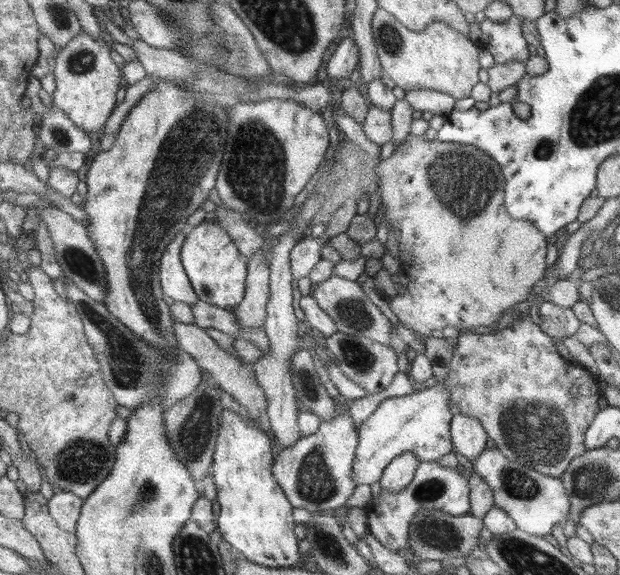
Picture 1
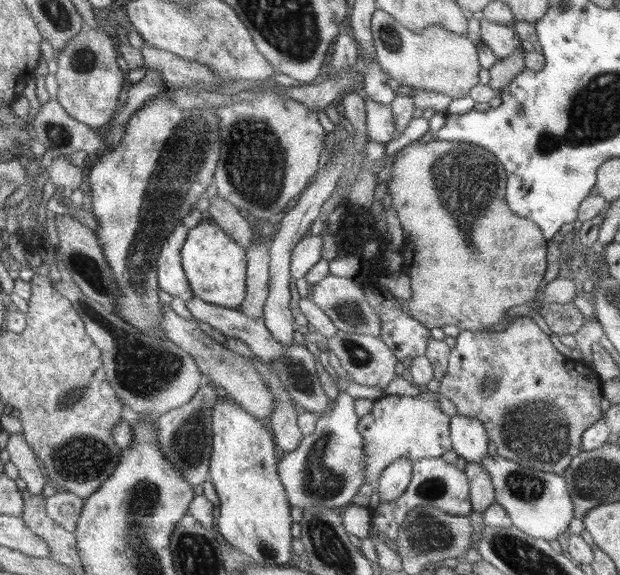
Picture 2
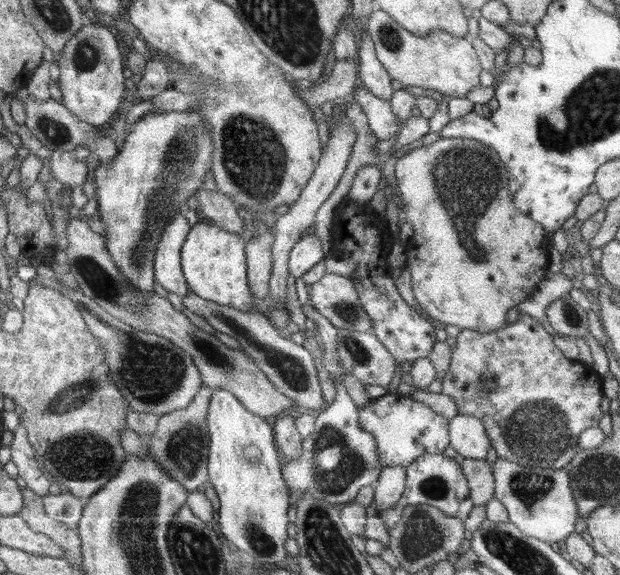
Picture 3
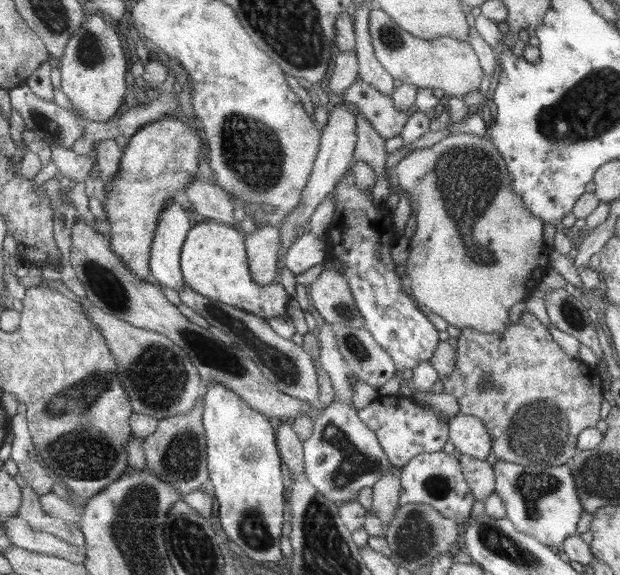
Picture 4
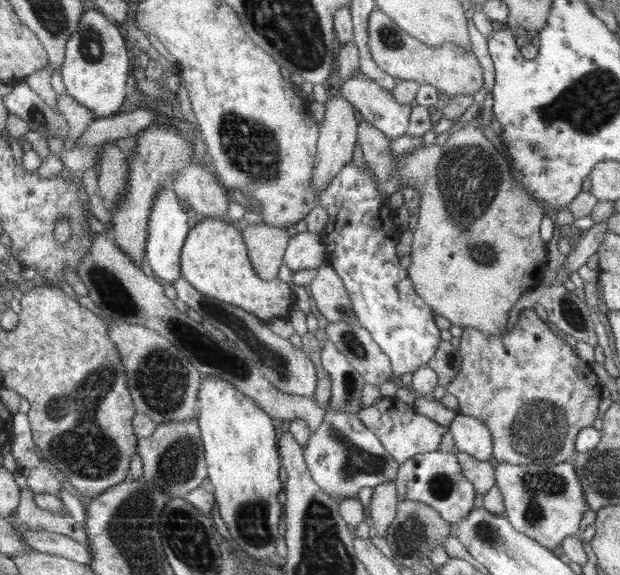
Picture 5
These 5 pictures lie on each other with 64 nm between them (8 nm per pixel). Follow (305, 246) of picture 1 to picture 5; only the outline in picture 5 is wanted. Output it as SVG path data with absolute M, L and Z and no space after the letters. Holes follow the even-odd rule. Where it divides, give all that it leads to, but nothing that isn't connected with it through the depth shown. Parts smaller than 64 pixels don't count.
M293 232L283 256L283 264L292 272L317 269L324 262L326 253L321 233Z

